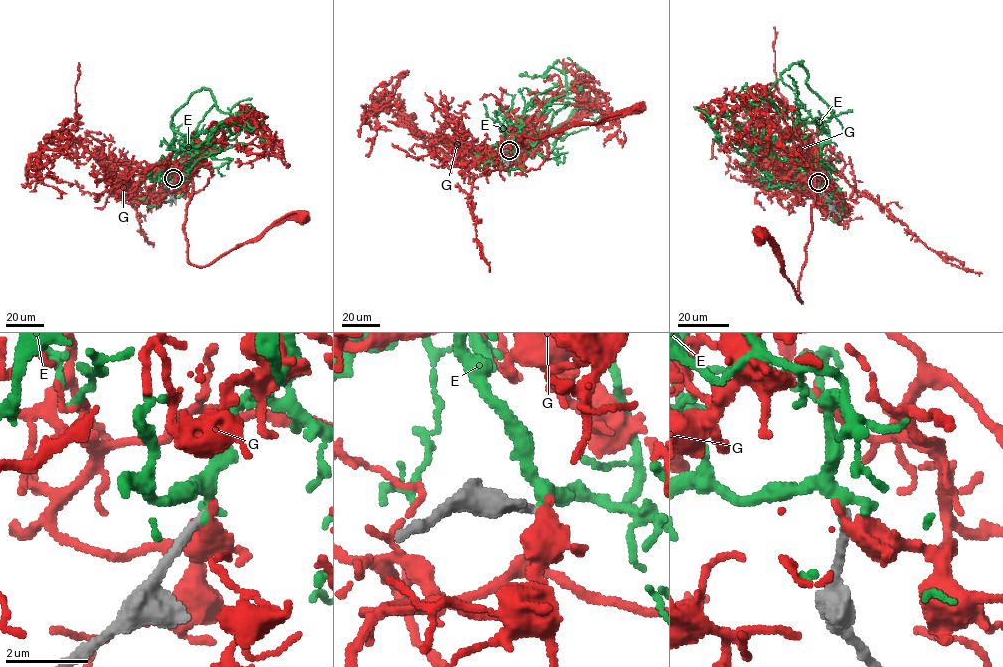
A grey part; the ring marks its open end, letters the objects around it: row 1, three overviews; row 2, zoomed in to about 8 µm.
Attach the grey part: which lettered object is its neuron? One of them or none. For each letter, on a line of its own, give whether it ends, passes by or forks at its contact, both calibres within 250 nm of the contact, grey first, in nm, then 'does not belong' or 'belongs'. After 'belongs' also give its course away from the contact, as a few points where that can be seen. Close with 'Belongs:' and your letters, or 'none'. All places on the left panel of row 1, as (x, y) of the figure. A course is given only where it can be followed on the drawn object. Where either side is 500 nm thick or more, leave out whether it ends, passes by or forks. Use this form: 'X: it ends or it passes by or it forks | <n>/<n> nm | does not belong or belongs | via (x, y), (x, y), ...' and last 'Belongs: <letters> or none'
E: it ends | 220/280 nm | does not belong
G: 220/550 nm | does not belong
Belongs: none

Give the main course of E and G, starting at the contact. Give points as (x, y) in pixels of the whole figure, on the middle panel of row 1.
E: (509, 150), (529, 150), (546, 110), (567, 102), (579, 106), (563, 95), (560, 70), (520, 74)
G: (509, 150), (508, 155), (498, 150), (529, 147), (519, 141), (523, 135), (541, 138), (637, 108)

